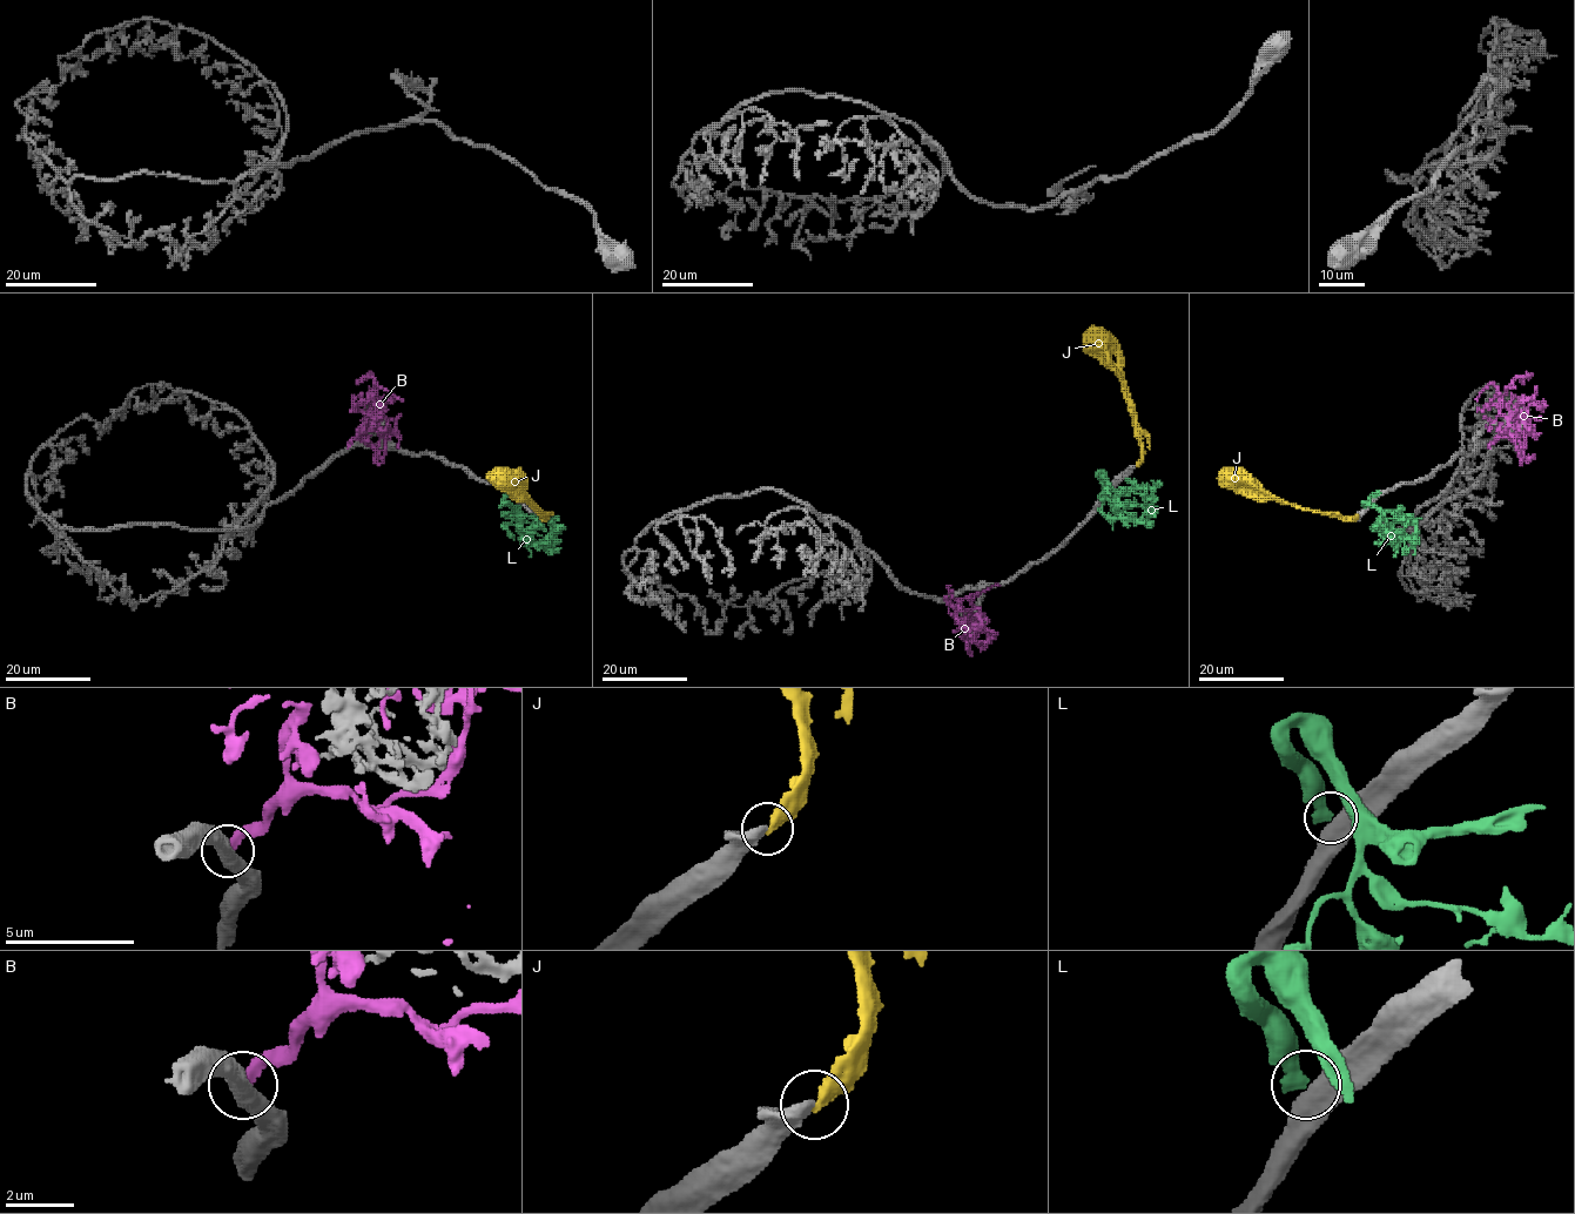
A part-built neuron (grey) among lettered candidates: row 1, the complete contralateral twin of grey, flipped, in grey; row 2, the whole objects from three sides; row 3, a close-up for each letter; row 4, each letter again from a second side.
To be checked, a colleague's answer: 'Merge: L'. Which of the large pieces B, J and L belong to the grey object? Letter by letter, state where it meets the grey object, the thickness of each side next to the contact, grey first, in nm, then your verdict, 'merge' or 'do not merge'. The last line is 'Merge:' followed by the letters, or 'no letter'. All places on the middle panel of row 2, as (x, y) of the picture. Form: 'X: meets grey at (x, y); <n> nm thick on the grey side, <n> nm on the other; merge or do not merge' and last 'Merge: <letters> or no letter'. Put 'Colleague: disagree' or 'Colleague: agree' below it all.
B: meets grey at (944, 597); 500 nm thick on the grey side, 380 nm on the other; do not merge
J: meets grey at (1136, 465); 550 nm thick on the grey side, 440 nm on the other; do not merge
L: meets grey at (1105, 487); 480 nm thick on the grey side, 480 nm on the other; do not merge
Merge: no letter
Colleague: disagree

